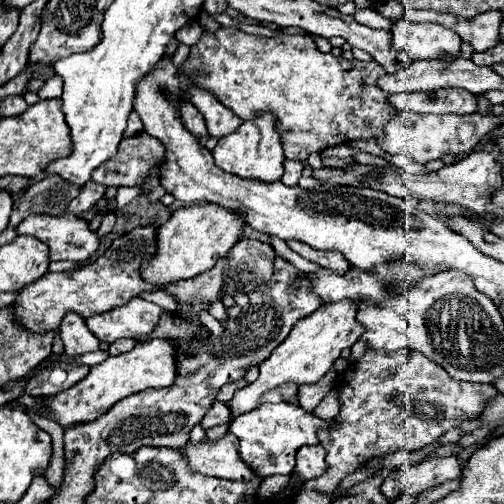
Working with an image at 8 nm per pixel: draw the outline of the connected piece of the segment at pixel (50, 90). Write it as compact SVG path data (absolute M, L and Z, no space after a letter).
M54 74L45 81L44 86L38 91L38 96L41 100L60 98L63 92L62 78Z

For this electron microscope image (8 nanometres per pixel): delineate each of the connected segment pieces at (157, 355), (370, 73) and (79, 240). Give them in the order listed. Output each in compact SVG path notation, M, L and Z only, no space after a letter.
M160 338L160 340L140 342L130 352L110 356L102 364L92 366L88 376L82 378L80 382L76 382L72 388L68 388L52 398L42 398L42 402L50 408L48 418L62 424L62 428L68 428L68 426L80 424L80 422L92 422L98 416L102 416L108 408L112 408L116 402L120 402L122 398L126 398L130 394L136 394L138 390L164 388L168 384L172 384L178 376L176 350L178 350L178 344L174 340Z
M220 28L216 32L204 32L198 44L192 46L190 58L184 64L184 72L196 72L196 84L214 92L214 96L238 114L242 120L250 120L258 110L270 110L278 116L280 136L284 144L284 156L290 160L306 162L310 154L322 152L330 146L356 142L356 140L376 140L378 144L386 138L384 126L400 110L394 108L376 80L380 80L386 70L378 62L346 60L344 56L322 54L310 34L304 36L252 36L238 28Z
M34 214L28 216L20 228L18 234L30 234L42 240L50 246L50 260L72 260L72 262L86 262L92 258L100 246L100 238L96 232L90 230L88 222L74 214L62 214L62 216L46 216L46 214Z

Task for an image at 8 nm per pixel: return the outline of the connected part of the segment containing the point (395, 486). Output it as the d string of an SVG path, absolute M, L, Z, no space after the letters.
M458 456L428 458L420 464L412 464L412 466L404 464L392 470L380 490L390 500L396 500L402 494L420 494L446 480L454 480L460 474L462 474L462 466Z

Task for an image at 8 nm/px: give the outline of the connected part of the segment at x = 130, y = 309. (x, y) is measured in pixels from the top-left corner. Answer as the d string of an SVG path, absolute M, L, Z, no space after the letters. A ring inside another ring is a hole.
M134 298L124 306L90 316L86 326L98 340L110 344L118 338L138 338L152 334L162 314L164 310L158 304L152 304L144 298Z

